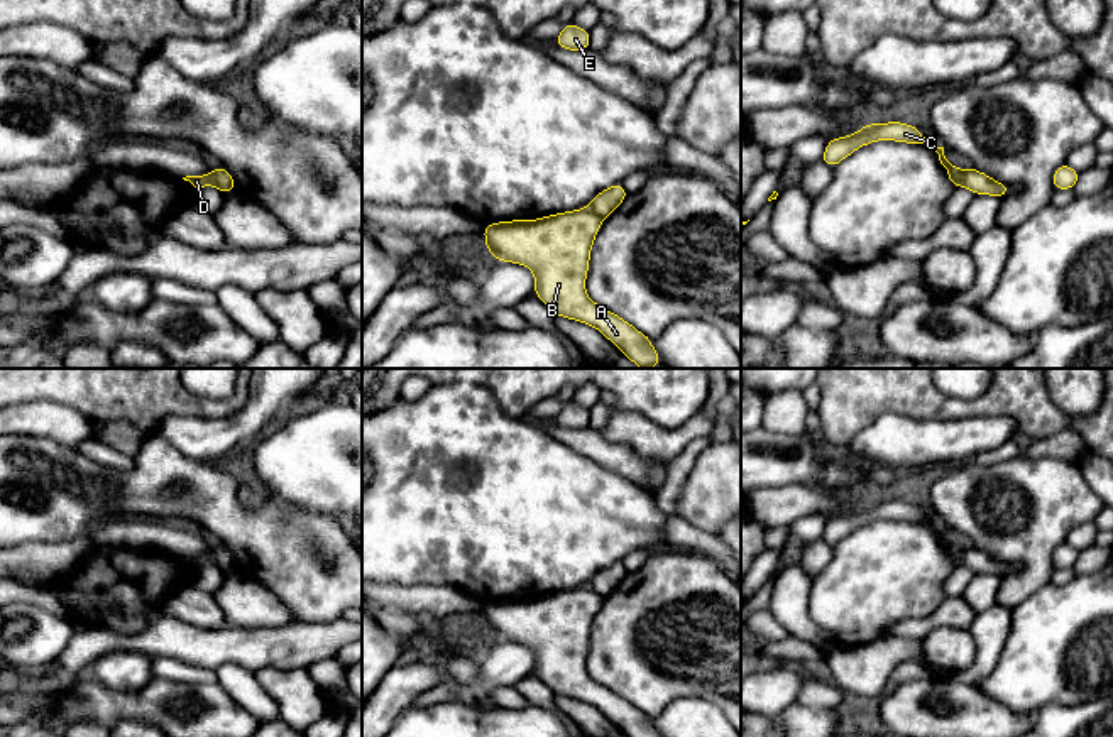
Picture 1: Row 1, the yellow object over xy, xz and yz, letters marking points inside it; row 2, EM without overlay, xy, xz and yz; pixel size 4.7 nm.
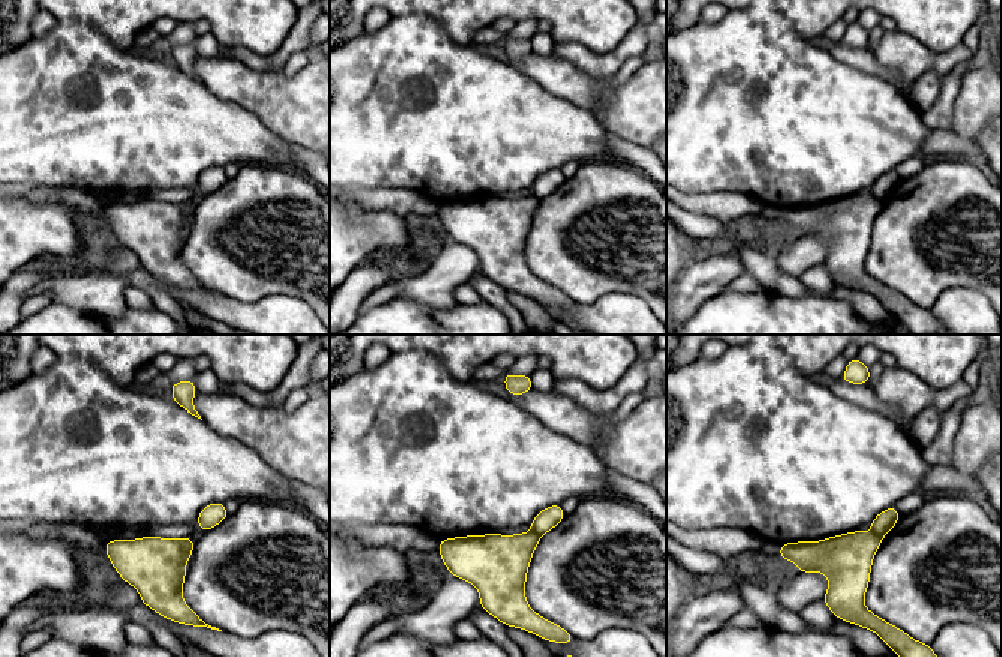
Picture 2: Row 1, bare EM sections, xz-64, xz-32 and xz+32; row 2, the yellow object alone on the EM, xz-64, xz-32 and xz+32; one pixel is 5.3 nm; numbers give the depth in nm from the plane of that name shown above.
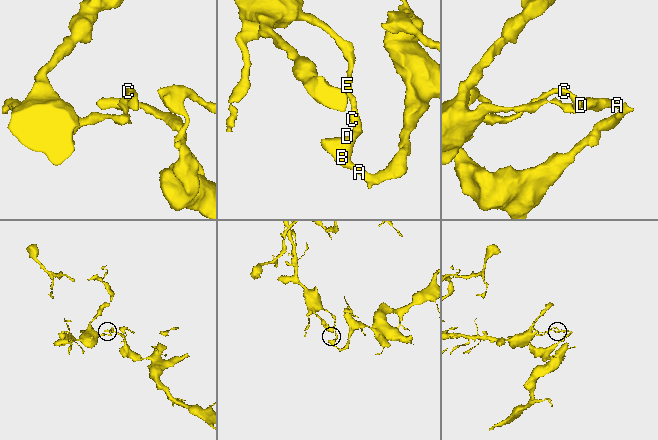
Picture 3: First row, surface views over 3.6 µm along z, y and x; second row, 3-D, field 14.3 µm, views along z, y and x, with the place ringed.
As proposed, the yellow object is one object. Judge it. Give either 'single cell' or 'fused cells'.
fused cells

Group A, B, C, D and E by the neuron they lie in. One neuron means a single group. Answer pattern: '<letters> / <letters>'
A B D / C E

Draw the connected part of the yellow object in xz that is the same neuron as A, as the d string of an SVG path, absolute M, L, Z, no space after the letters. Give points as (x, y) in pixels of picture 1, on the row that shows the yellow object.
M582 208L538 220L485 223L484 238L491 257L533 270L533 292L555 316L597 328L639 368L661 365L651 338L585 292L590 250L600 227L602 218Z

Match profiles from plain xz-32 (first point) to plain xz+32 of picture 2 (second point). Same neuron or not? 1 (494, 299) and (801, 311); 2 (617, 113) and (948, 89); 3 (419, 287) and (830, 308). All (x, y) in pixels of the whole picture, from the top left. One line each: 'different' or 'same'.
1: different
2: different
3: different

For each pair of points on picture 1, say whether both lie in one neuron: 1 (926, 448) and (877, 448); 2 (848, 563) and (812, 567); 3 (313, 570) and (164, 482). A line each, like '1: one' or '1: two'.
1: one
2: two
3: one

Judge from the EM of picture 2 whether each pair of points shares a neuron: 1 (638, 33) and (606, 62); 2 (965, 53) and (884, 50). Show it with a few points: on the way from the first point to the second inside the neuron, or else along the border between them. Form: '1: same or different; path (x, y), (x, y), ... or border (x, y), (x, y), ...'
1: same; path (632, 42), (615, 57)
2: same; path (945, 60), (921, 60), (903, 54)

